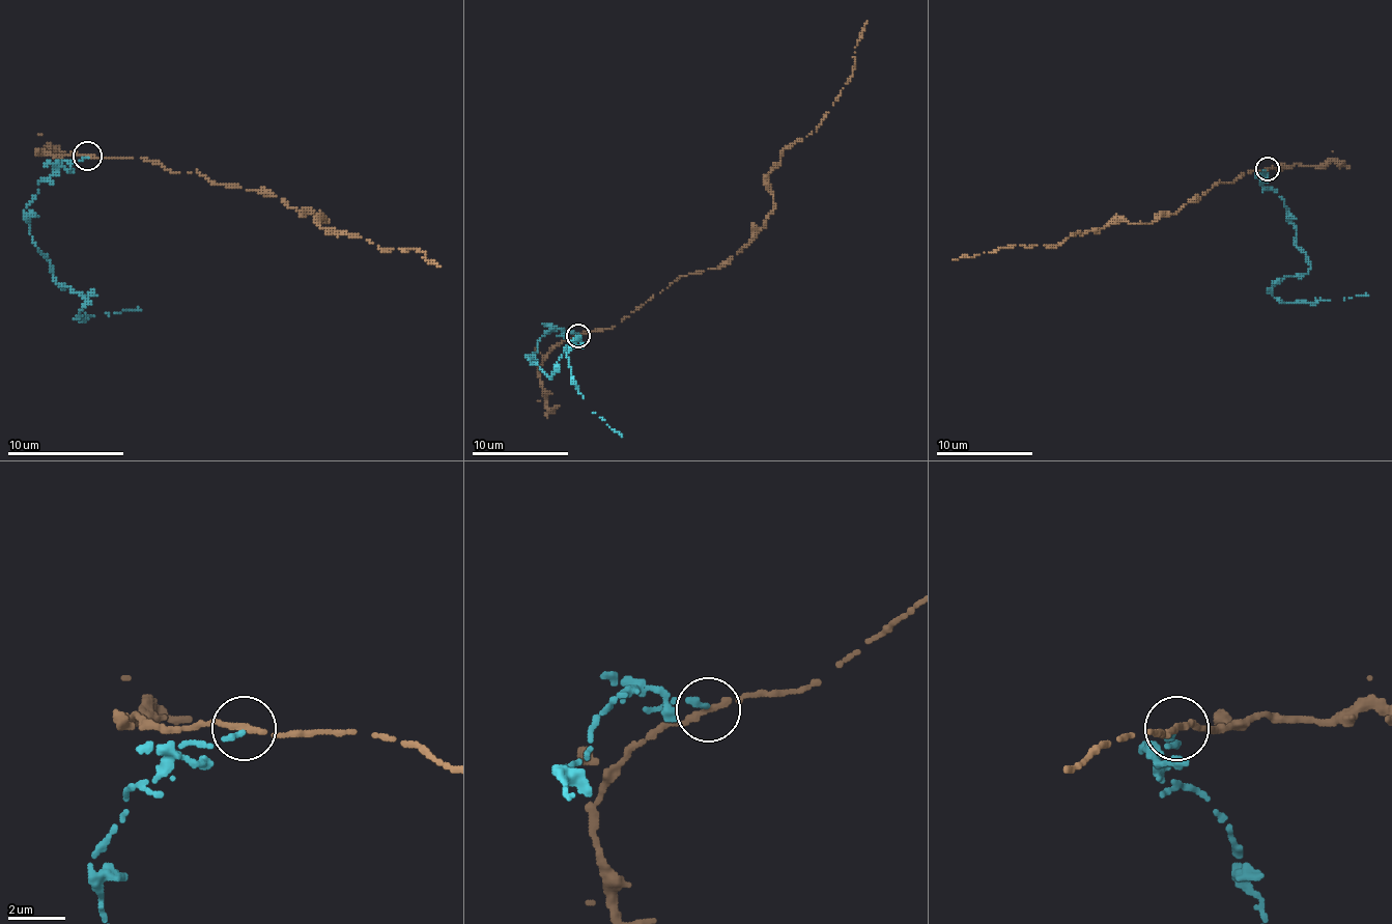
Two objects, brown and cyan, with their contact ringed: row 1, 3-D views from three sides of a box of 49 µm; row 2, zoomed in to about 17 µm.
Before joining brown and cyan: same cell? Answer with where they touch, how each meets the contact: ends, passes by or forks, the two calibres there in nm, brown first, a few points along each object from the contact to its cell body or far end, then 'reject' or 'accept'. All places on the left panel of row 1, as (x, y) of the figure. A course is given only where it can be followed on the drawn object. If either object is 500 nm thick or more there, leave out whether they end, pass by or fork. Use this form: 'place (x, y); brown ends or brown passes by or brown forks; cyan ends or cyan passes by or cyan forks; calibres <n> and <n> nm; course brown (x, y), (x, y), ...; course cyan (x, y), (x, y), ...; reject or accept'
place (87, 156); brown passes by; cyan ends; calibres 240 and 220 nm; course brown (88, 155), (155, 161), (215, 184), (270, 190), (325, 222), (319, 225), (378, 246), (419, 249), (439, 267); course cyan (88, 158), (38, 184), (27, 207), (29, 231), (50, 260), (53, 278), (85, 301), (74, 318), (141, 310); reject

